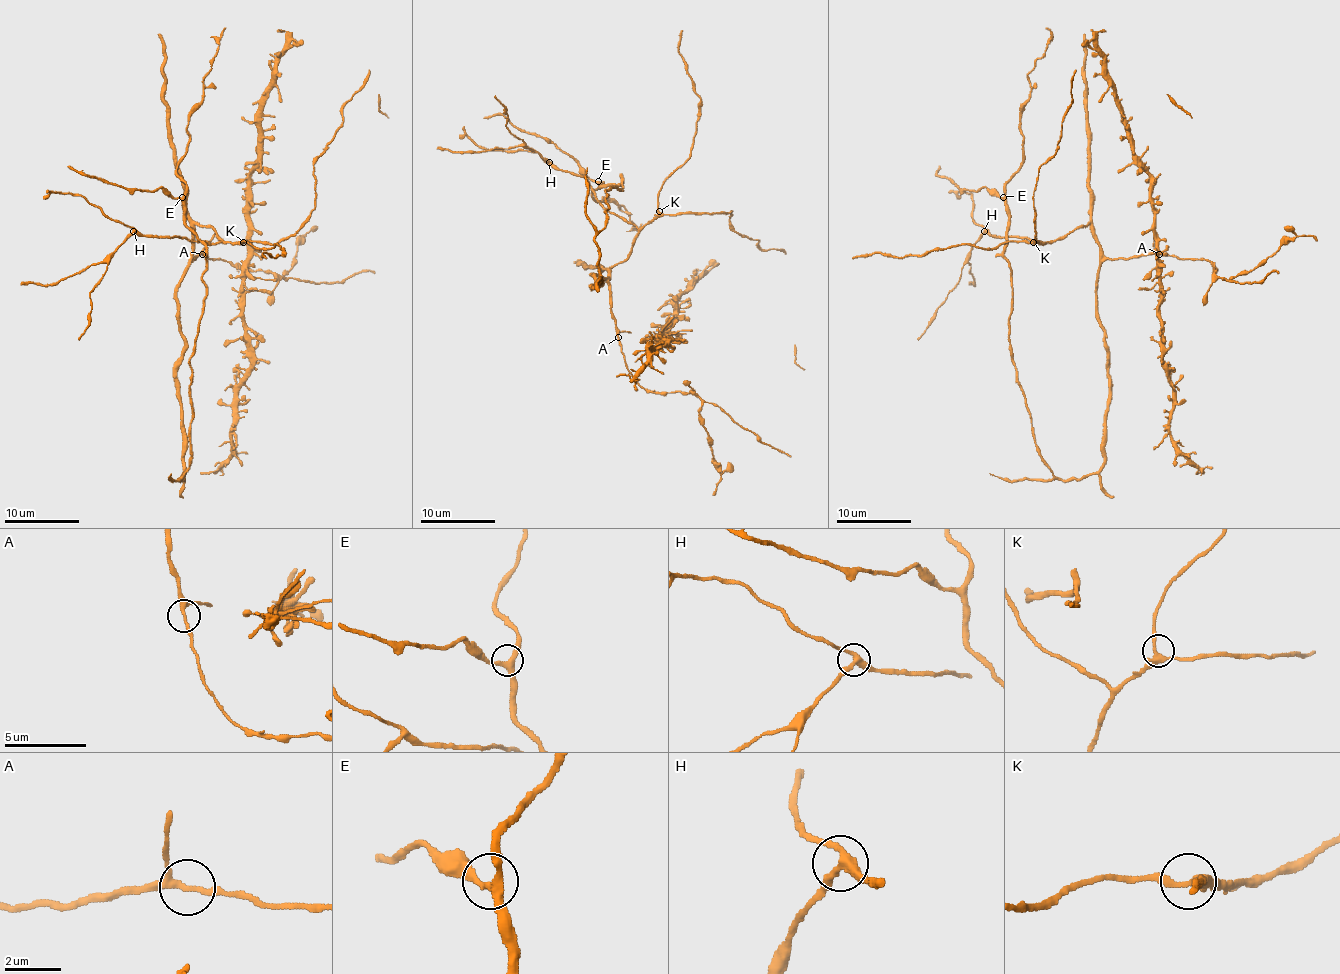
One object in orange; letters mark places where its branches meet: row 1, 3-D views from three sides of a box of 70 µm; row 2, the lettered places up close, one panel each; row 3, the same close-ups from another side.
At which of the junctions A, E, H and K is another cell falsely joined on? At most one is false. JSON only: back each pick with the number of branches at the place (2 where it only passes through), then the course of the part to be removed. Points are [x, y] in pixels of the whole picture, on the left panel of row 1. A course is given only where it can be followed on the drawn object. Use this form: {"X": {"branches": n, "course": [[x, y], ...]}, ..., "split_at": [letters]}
{"split_at": []}

